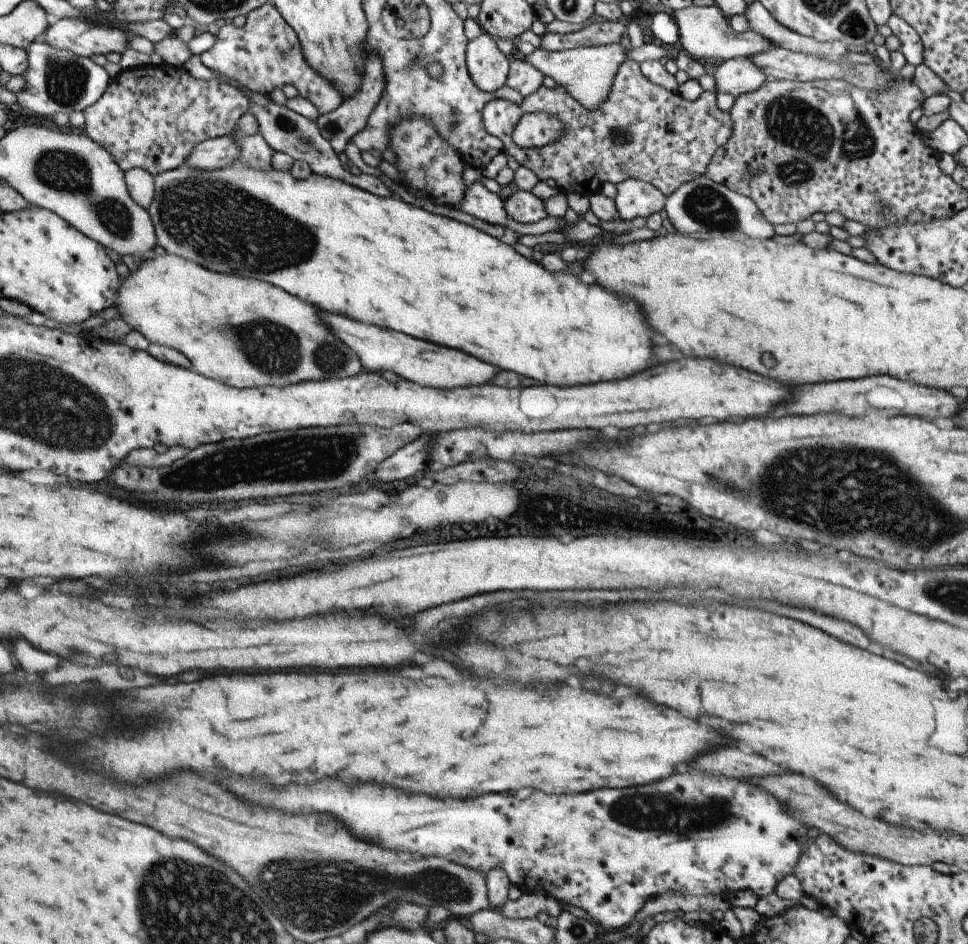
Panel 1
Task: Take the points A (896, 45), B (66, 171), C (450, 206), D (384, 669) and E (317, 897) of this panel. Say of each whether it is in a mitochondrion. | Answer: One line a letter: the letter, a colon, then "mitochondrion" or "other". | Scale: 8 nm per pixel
A: other
B: mitochondrion
C: other
D: other
E: mitochondrion

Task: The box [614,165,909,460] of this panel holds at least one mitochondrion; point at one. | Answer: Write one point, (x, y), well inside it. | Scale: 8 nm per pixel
(710, 209)

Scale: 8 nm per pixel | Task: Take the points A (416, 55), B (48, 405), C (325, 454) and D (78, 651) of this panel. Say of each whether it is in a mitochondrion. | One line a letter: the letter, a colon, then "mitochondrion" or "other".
A: mitochondrion
B: mitochondrion
C: mitochondrion
D: mitochondrion

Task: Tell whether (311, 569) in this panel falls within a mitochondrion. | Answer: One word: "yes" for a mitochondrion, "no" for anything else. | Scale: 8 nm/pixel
no

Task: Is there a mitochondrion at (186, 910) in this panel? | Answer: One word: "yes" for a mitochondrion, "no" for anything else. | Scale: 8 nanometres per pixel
yes

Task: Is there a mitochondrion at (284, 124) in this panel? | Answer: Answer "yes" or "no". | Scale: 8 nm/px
yes

